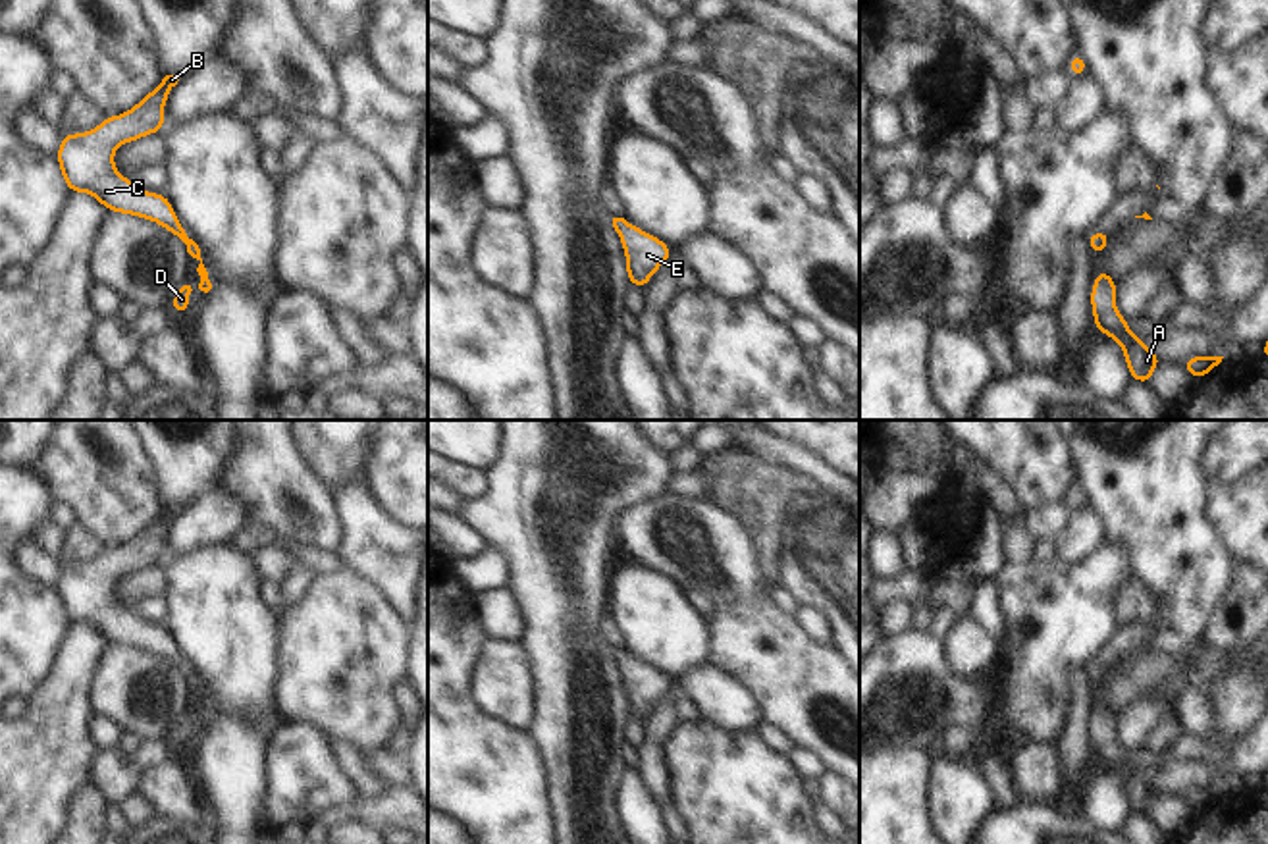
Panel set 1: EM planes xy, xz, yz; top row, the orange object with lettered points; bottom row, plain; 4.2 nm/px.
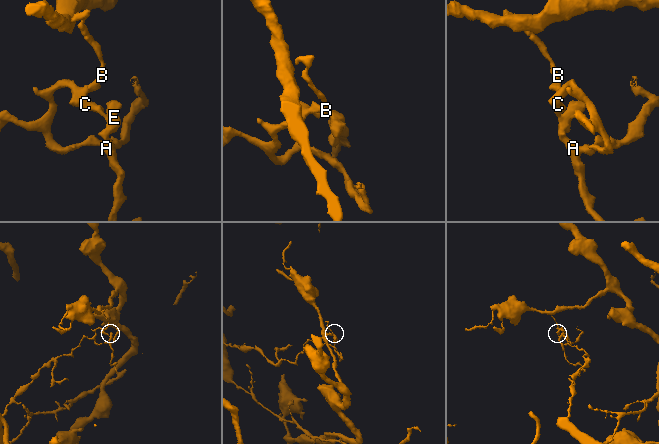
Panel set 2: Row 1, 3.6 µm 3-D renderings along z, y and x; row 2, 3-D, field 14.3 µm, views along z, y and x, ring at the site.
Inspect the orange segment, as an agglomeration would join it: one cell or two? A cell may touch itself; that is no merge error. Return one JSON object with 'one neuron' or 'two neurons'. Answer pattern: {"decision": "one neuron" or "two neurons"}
{"decision": "one neuron"}

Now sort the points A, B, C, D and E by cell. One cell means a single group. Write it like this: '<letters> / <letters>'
A B C D E

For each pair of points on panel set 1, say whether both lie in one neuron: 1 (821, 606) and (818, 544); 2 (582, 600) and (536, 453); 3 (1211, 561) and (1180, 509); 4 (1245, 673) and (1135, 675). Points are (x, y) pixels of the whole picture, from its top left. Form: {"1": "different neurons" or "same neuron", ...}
{"1": "same neuron", "2": "same neuron", "3": "same neuron", "4": "different neurons"}

